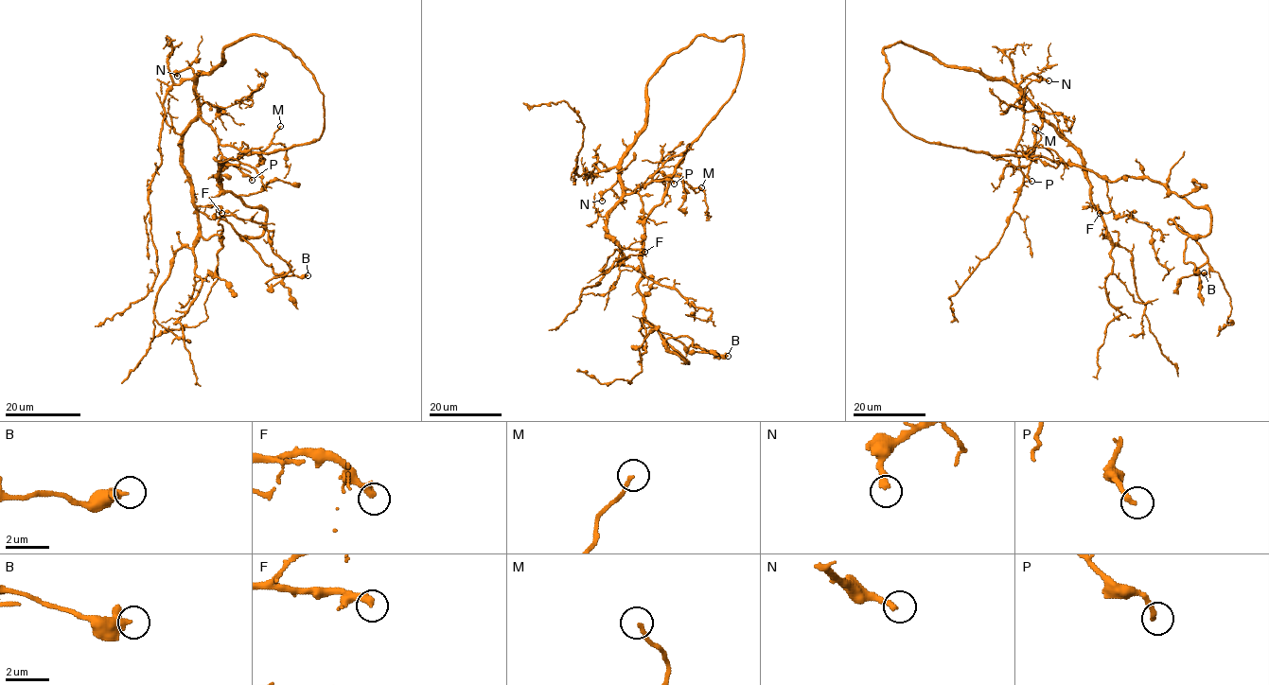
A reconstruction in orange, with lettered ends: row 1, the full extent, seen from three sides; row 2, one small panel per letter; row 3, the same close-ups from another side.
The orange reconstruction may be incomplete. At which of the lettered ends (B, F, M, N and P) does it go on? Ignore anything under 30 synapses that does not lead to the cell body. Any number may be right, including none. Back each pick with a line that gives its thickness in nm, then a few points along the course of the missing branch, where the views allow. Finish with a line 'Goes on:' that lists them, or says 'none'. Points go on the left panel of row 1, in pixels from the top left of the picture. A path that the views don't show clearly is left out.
F: 360 nm | (221, 213), (229, 215), (239, 227), (260, 232), (272, 246), (277, 247), (288, 238), (295, 237), (297, 239)
N: 280 nm | (177, 76), (169, 76), (166, 71), (168, 36), (176, 22)
Goes on: F, N

